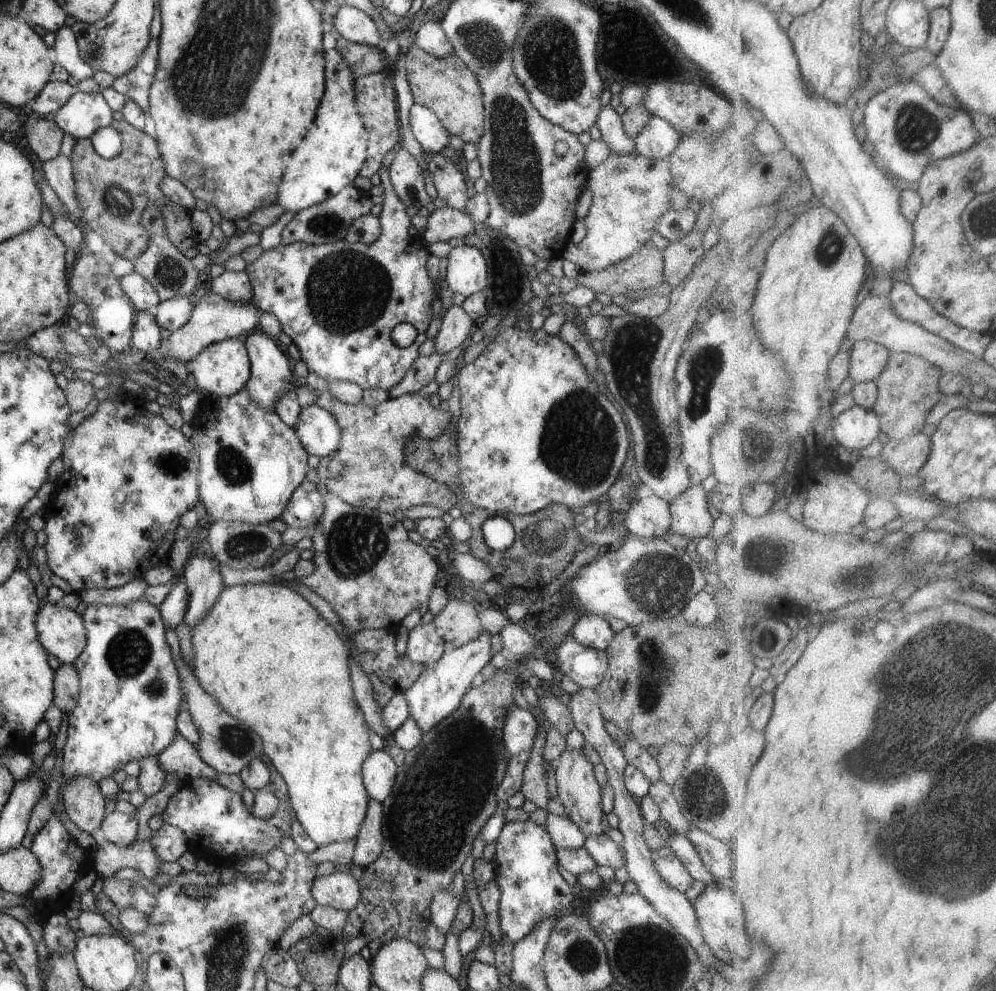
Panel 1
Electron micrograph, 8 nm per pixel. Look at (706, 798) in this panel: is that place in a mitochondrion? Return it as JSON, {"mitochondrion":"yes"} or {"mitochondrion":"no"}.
{"mitochondrion":"yes"}

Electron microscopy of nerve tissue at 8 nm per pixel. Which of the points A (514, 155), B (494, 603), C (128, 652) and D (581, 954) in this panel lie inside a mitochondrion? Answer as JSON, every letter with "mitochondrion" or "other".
{"A":"mitochondrion","B":"other","C":"mitochondrion","D":"mitochondrion"}

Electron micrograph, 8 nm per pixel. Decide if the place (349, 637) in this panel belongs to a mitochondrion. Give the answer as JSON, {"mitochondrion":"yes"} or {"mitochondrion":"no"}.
{"mitochondrion":"no"}

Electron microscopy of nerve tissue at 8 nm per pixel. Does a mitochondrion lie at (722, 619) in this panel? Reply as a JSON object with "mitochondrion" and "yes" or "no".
{"mitochondrion":"no"}

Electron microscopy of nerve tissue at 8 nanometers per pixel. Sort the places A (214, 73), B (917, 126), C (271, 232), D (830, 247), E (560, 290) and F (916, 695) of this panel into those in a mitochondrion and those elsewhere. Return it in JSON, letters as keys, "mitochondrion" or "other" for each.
{"A":"mitochondrion","B":"mitochondrion","C":"other","D":"mitochondrion","E":"other","F":"mitochondrion"}

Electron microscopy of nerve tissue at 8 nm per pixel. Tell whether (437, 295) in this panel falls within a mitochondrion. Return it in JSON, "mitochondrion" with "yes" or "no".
{"mitochondrion":"no"}

